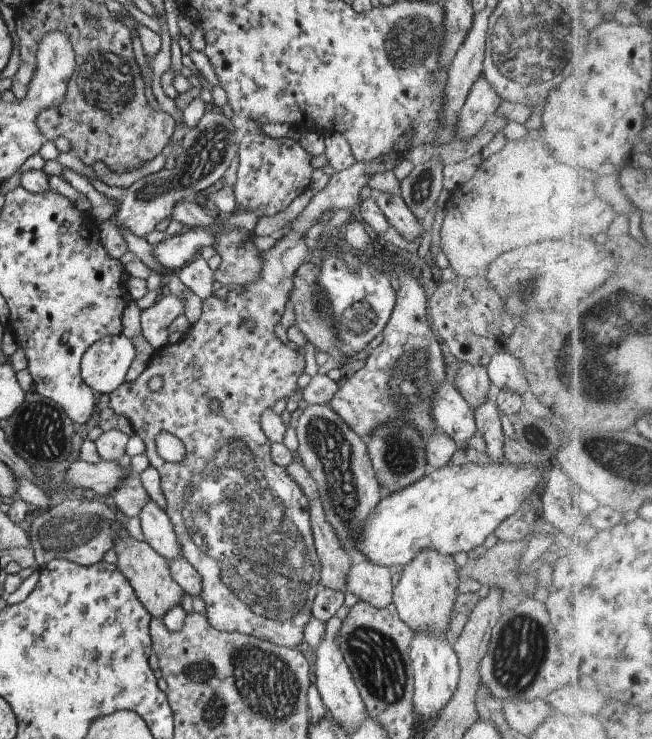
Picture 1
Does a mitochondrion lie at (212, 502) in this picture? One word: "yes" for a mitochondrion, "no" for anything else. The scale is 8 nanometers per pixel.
yes

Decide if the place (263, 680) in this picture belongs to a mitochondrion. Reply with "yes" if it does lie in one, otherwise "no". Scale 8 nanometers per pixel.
yes

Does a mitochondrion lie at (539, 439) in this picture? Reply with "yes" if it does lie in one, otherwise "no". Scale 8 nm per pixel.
yes

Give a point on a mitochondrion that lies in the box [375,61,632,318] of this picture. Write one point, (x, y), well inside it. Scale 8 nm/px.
(421, 187)

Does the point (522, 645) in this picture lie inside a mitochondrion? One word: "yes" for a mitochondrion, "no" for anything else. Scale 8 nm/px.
yes

